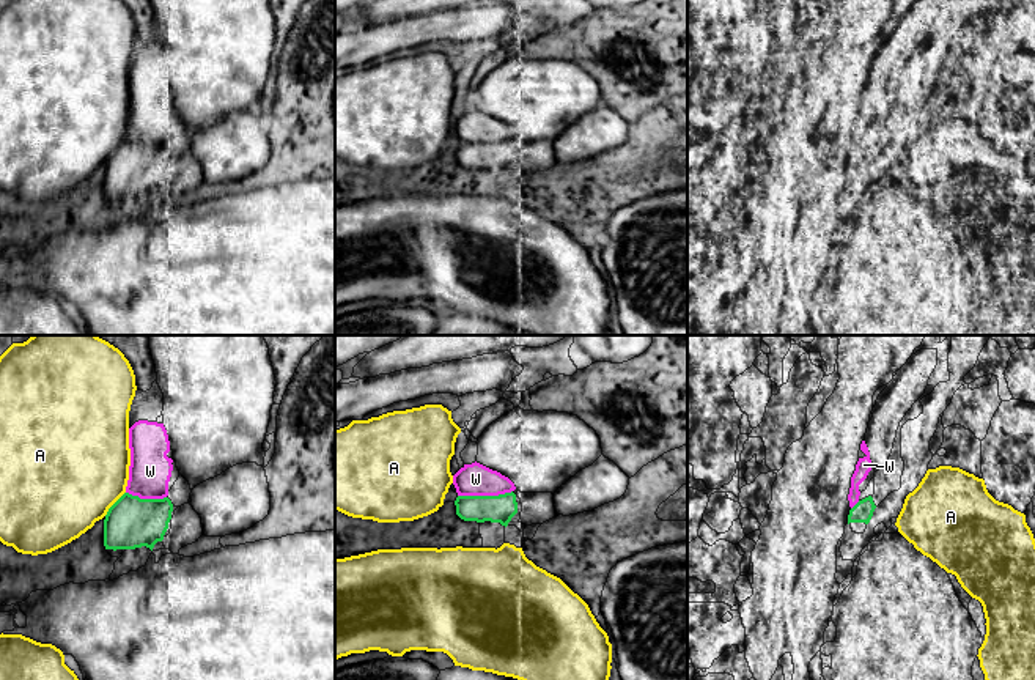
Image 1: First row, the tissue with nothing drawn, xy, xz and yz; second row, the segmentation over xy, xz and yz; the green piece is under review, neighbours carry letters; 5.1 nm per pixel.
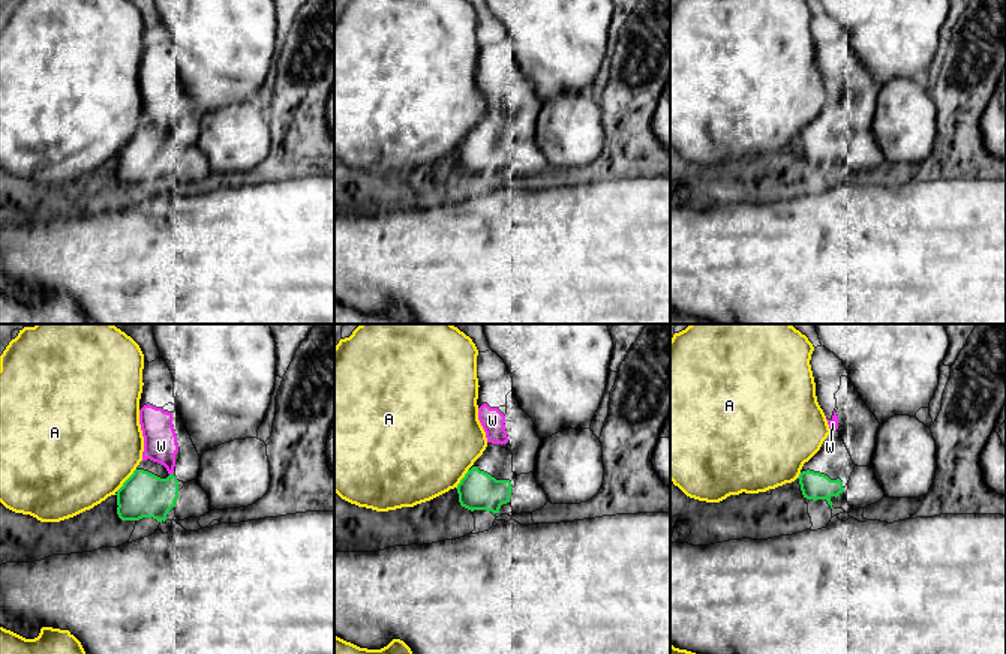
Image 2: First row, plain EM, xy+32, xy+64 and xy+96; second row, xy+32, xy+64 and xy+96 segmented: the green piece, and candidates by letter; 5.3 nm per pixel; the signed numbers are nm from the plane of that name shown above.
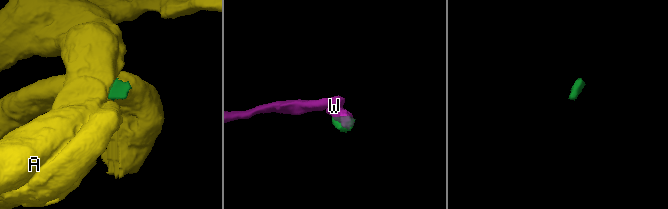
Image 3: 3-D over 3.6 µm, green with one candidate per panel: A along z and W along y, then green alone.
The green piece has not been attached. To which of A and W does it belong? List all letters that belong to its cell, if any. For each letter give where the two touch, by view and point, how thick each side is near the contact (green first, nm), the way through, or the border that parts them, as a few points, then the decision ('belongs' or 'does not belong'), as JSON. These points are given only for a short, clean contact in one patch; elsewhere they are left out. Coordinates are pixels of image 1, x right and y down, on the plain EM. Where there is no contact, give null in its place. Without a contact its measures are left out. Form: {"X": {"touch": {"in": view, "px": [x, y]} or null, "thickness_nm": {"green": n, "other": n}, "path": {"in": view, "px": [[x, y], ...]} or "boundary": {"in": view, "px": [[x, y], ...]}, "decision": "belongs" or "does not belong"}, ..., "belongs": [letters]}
{"A": {"touch": {"in": "xy", "px": [114, 151]}, "thickness_nm": {"green": 260, "other": 500}, "boundary": {"in": "xy", "px": [[125, 139], [104, 162]]}, "decision": "does not belong"}, "W": {"touch": {"in": "xz", "px": [485, 144]}, "thickness_nm": {"green": 140, "other": 160}, "decision": "does not belong"}, "belongs": []}

